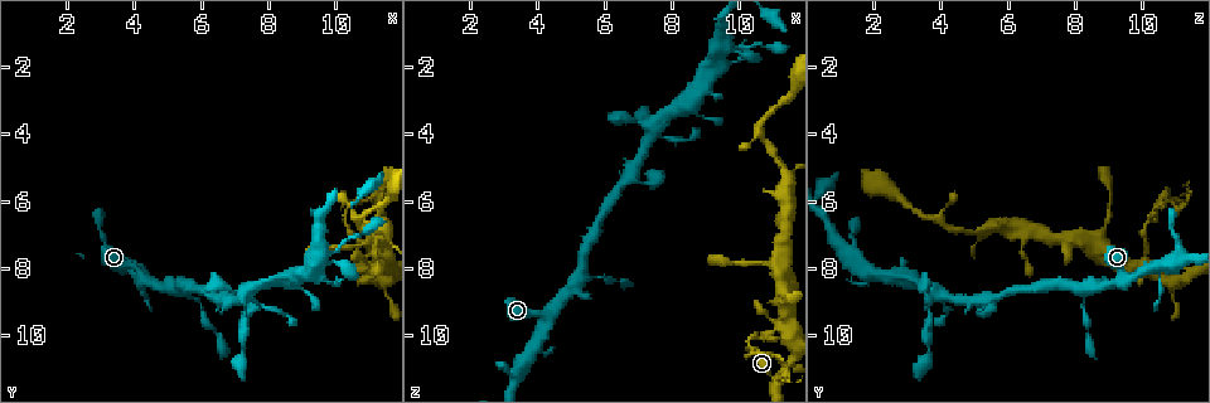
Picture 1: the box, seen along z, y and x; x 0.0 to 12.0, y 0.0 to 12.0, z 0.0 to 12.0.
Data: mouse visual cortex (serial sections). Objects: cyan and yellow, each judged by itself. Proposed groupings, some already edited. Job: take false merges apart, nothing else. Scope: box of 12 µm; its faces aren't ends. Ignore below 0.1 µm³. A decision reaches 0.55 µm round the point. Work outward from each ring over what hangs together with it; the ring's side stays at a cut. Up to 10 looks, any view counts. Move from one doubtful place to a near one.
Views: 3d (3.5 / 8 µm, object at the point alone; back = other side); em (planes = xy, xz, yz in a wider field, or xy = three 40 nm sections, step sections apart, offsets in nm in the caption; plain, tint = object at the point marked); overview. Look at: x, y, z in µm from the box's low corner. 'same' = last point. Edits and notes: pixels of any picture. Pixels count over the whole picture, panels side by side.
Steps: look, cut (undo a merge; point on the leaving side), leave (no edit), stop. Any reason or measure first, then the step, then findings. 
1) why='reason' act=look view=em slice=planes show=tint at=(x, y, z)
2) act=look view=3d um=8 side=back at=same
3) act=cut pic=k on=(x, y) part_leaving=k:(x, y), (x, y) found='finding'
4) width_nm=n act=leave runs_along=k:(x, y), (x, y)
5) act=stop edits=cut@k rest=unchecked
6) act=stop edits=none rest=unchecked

why='three-way junction' act=look view=3d um=3.5 at=(4.3, 8.3, 9.5)

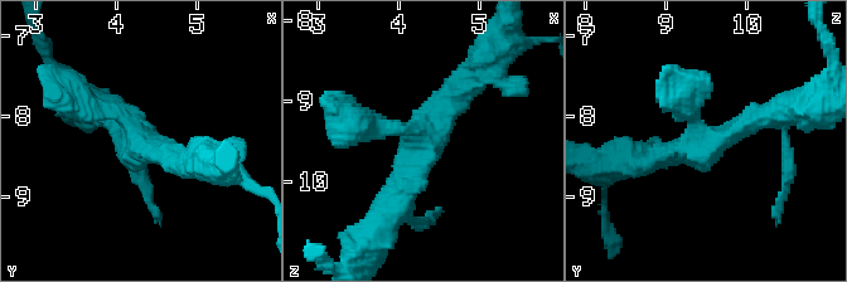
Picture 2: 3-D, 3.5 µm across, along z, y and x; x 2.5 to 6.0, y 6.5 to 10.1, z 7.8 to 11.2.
arms=3 arm_widths_nm=250,300,300 act=look view=em slice=xy step=3 show=tint at=(4.25, 8.25, 9.40)

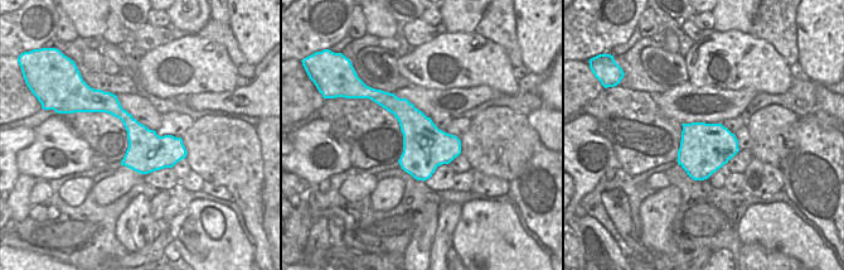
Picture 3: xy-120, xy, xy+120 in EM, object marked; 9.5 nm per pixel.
act=leave runs_along=2:(74, 92), (190, 163) found='continuous, no second cell'

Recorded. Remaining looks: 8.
why='side arm on a straight run' act=look view=3d um=3.5 at=(7.3, 8.7, 4.0)

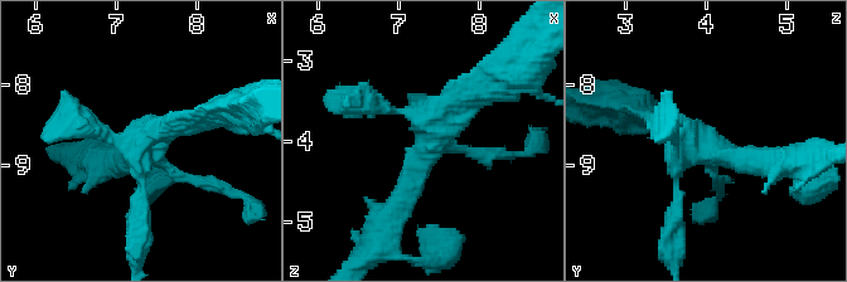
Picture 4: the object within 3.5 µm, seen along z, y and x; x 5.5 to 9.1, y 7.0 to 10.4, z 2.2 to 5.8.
why='need the tissue' act=look view=em slice=xy step=5 show=tint at=(7.35, 8.80, 4.05)

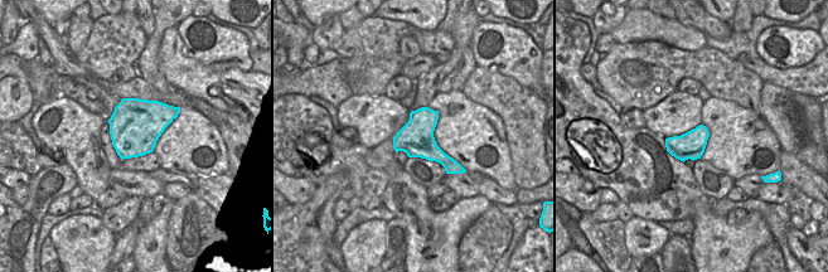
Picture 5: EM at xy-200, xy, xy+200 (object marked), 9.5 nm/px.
act=look view=em slice=xy step=1 show=tint at=same

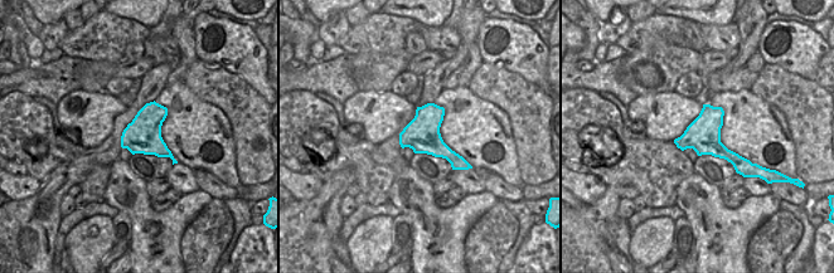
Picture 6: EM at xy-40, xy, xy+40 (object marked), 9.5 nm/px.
act=leave runs_along=4:(390, 213), (444, 110), (475, 91) found='continuous, no second cell'

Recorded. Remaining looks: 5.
why='a narrow waist' act=look view=3d um=8 side=back at=(11.3, 6.9, 4.9)

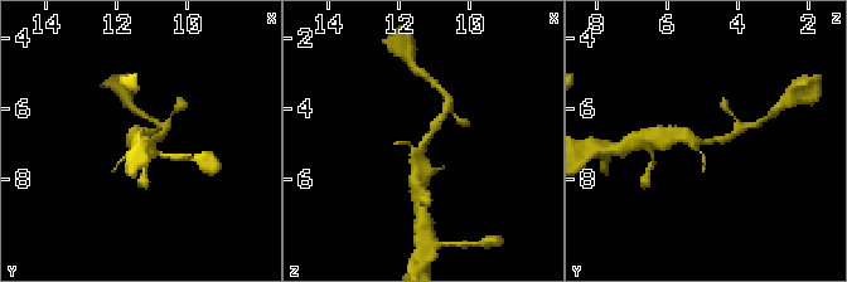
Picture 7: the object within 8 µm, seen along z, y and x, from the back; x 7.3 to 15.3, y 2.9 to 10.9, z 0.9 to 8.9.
act=look view=3d um=3.5 side=back at=(11.3, 7.0, 4.9)

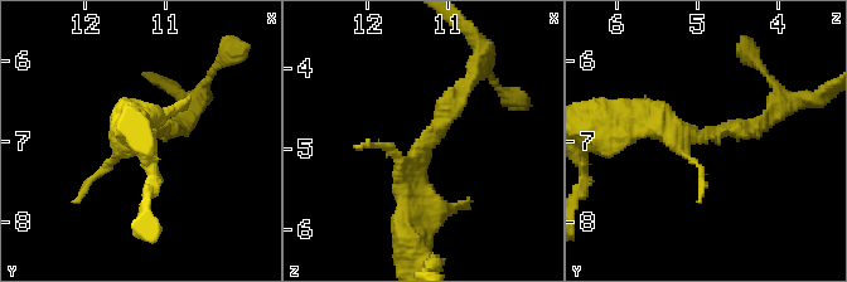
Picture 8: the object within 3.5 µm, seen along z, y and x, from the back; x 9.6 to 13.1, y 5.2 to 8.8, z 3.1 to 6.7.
act=leave runs_along=8:(411, 214), (415, 154), (473, 76) found='continuous, no second cell'

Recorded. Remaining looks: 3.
why='thick turns thin' act=look view=3d um=3.5 side=back at=(11.2, 7.4, 10.0)

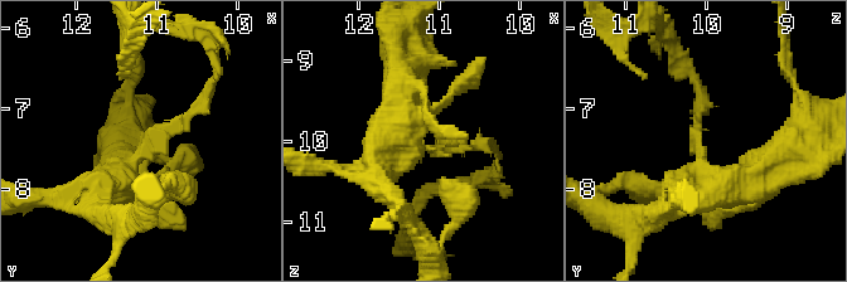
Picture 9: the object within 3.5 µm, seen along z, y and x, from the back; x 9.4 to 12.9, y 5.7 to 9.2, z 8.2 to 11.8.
arm_widths_nm=150,350 why='shape alone is not enough' act=look view=em slice=xy step=1 show=tint at=(11.20, 7.40, 10.05)

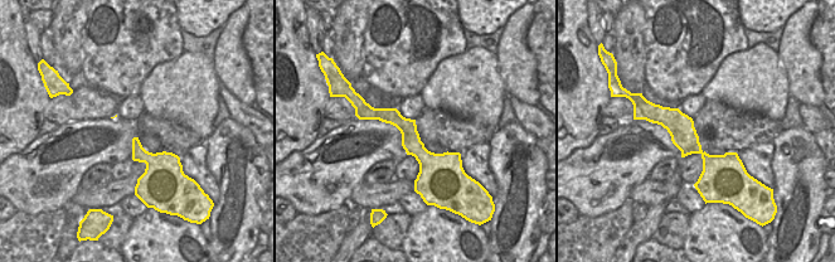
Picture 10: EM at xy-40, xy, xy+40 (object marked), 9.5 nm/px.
why='another direction' act=look view=em slice=planes show=tint at=same

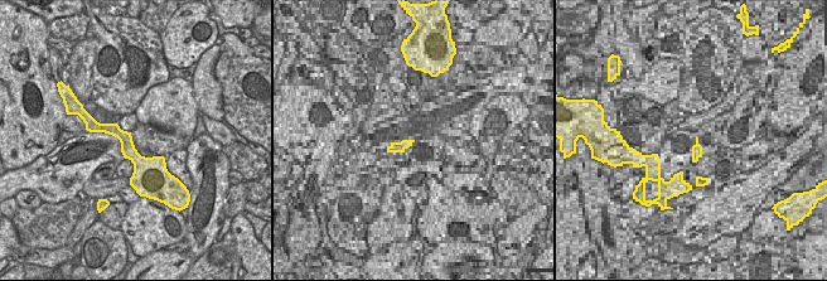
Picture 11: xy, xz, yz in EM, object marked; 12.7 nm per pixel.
act=cut pic=9 on=(170, 130) part_leaving=9:(140, 154), (206, 100), (213, 68) found='two cells meet here'

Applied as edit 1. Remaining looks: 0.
act=stop edits=cut@9 rest=unchecked

